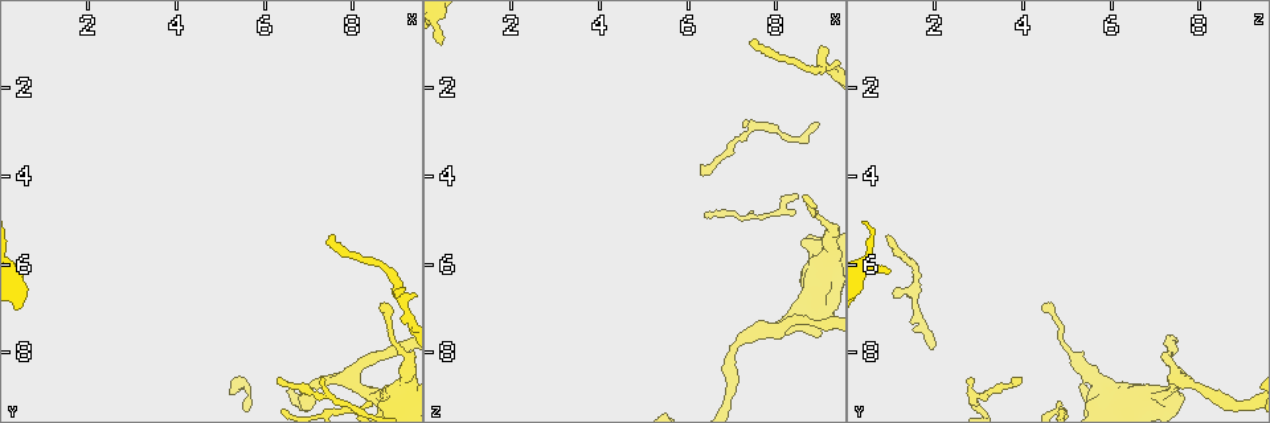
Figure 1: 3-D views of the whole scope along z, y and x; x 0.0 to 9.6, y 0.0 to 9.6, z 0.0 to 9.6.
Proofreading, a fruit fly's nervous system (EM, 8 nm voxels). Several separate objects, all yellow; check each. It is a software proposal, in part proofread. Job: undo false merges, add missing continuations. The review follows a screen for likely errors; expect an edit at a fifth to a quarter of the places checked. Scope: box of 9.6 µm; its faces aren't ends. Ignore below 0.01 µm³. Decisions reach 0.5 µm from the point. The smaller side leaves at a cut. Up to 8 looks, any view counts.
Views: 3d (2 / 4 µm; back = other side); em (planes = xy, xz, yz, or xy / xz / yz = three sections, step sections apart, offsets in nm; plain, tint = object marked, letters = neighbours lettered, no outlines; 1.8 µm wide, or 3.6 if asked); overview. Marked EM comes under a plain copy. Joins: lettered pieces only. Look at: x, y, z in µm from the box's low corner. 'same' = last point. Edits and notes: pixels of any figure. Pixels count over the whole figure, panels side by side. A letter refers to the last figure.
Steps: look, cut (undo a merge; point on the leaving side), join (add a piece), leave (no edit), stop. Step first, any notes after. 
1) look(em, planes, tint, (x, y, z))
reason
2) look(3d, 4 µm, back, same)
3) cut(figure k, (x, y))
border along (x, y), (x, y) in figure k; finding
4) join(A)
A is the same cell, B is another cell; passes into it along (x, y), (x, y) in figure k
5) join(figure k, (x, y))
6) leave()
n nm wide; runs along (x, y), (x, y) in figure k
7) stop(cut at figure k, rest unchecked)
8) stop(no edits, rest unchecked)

look(em, xz, step 8, letters, (7.55, 5.35, 0.85))
tapers out

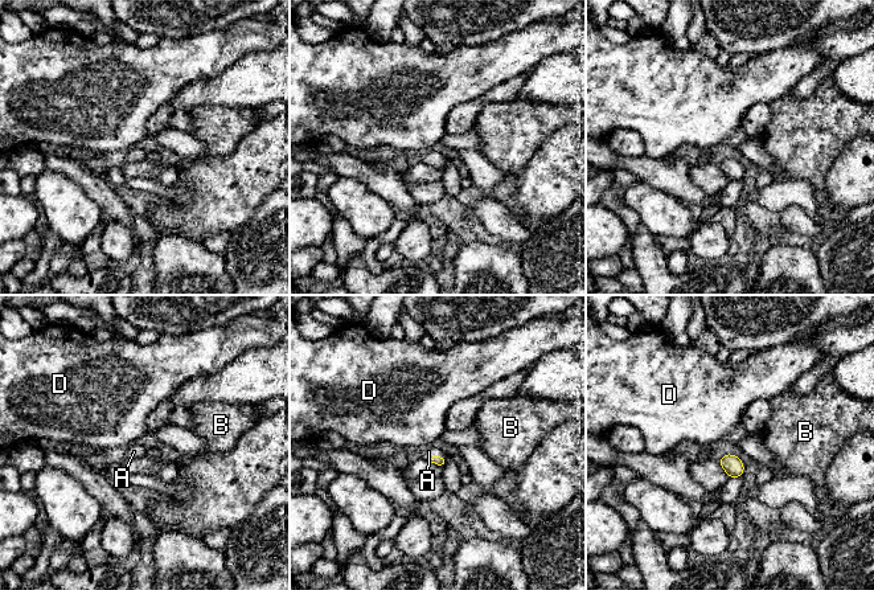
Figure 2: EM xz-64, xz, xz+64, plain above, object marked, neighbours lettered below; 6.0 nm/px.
look(em, planes, letters, same)

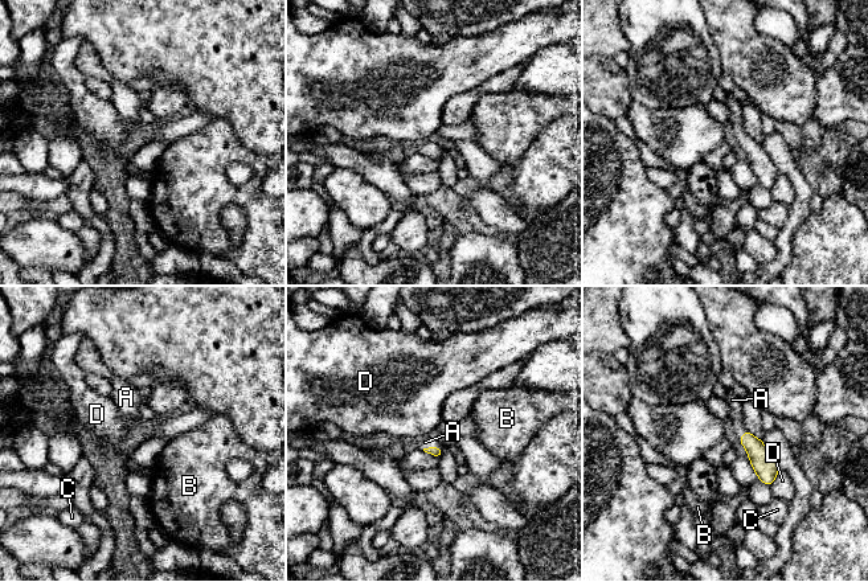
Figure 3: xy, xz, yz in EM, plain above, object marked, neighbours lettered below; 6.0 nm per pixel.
join(A)
A is the same cell, B, C and D are other cells; passes into it along (437, 451), (432, 447), (425, 442) in figure 3; it goes on there

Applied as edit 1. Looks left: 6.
look(3d, 4 µm, (8.65, 6.95, 4.50))
long arm stops here

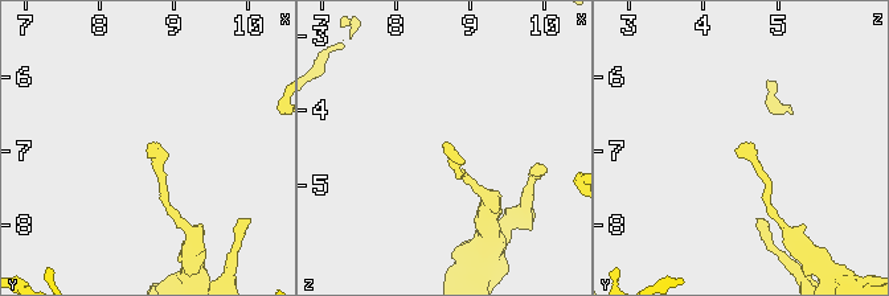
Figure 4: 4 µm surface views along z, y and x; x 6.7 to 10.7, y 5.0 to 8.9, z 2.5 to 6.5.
look(em, planes, letters, (8.65, 6.95, 4.50))

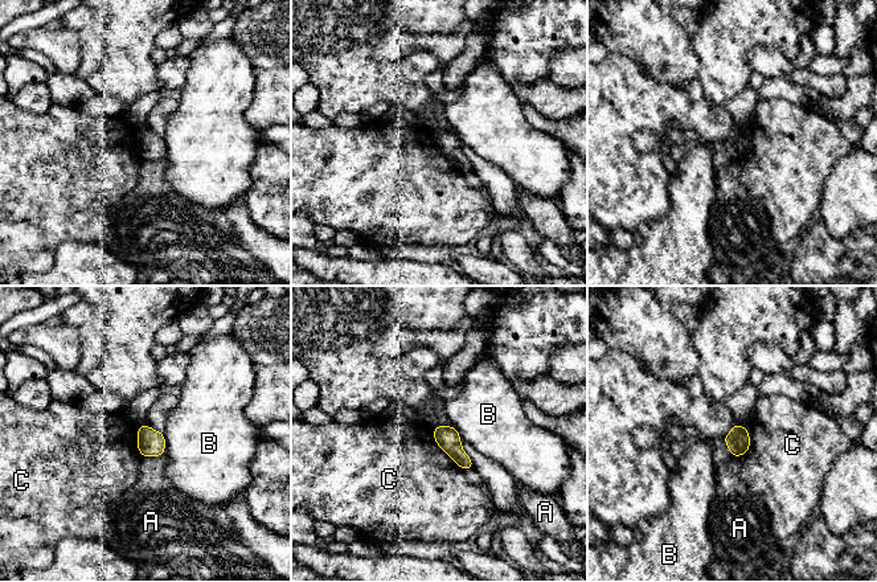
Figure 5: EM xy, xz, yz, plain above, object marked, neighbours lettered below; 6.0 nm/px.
leave()
A, B and C are other cells; border along (433, 427), (435, 442), (463, 470) in figure 5; none of them fits

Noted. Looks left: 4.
look(3d, 2 µm, (9.00, 6.70, 1.10))
branch stops here

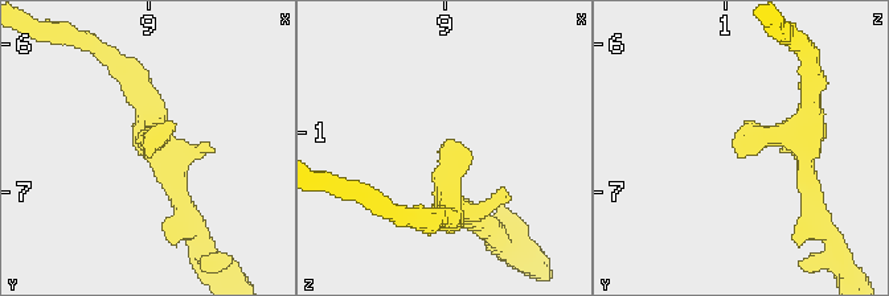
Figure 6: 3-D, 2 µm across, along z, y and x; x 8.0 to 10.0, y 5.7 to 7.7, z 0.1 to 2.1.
look(em, planes, letters, (8.98, 6.74, 1.08))
arms of 170, 200 nm

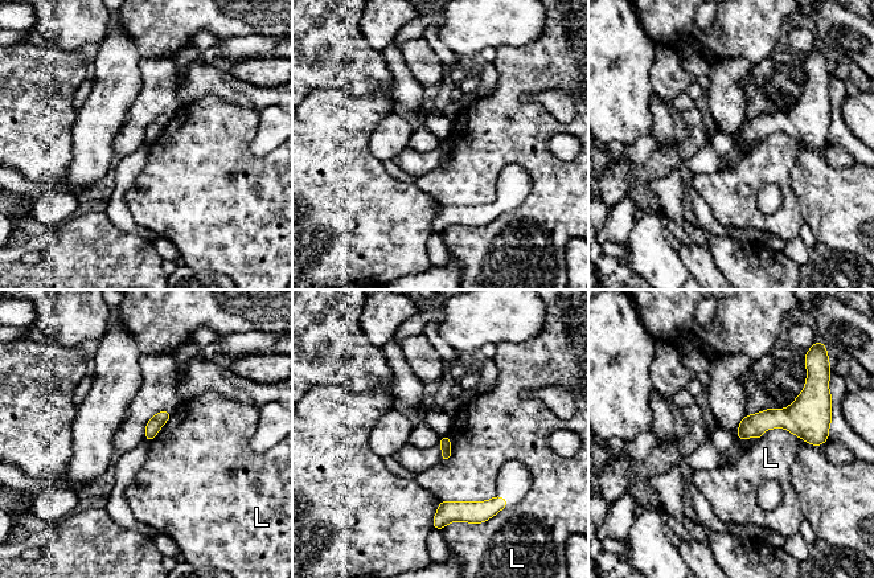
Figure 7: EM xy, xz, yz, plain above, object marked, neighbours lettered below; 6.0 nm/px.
leave()
L is another cell; border along (496, 494), (485, 500), (439, 501) in figure 7; no lettered piece goes on from it

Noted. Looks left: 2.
stop(join at figure 3, rest unchecked)

